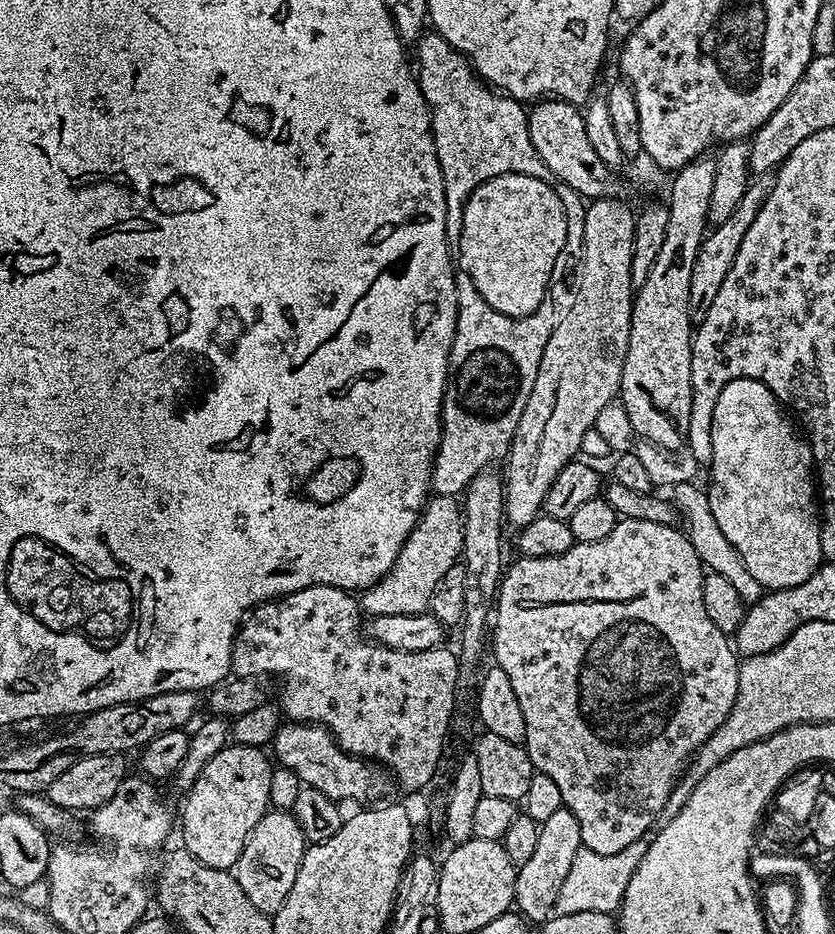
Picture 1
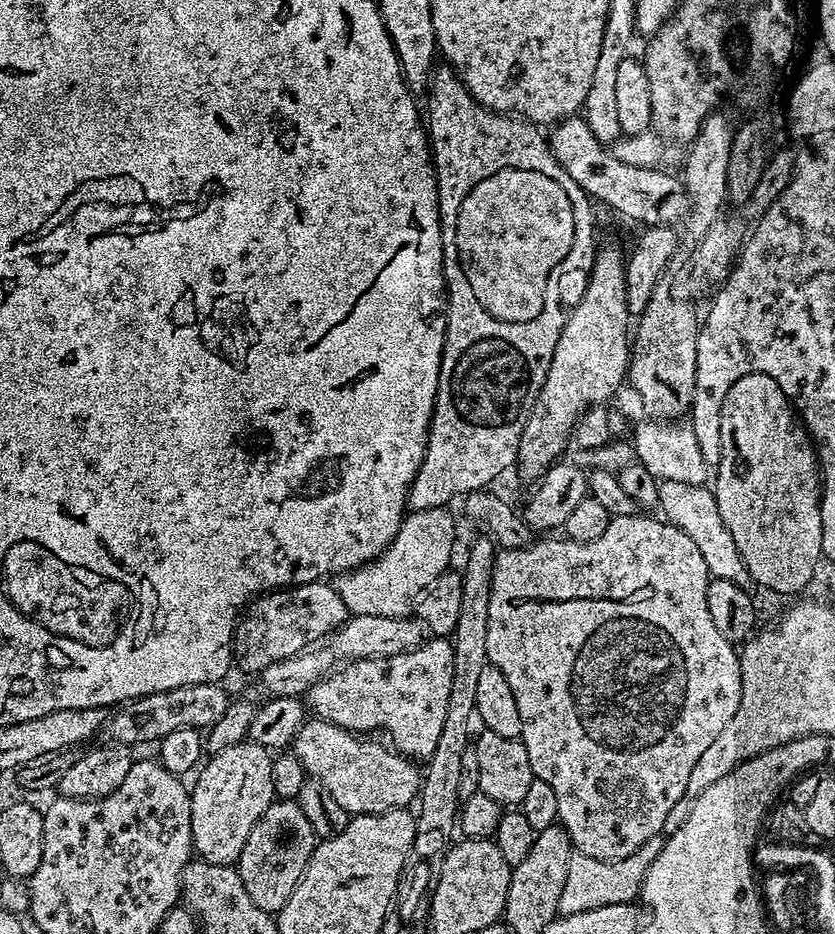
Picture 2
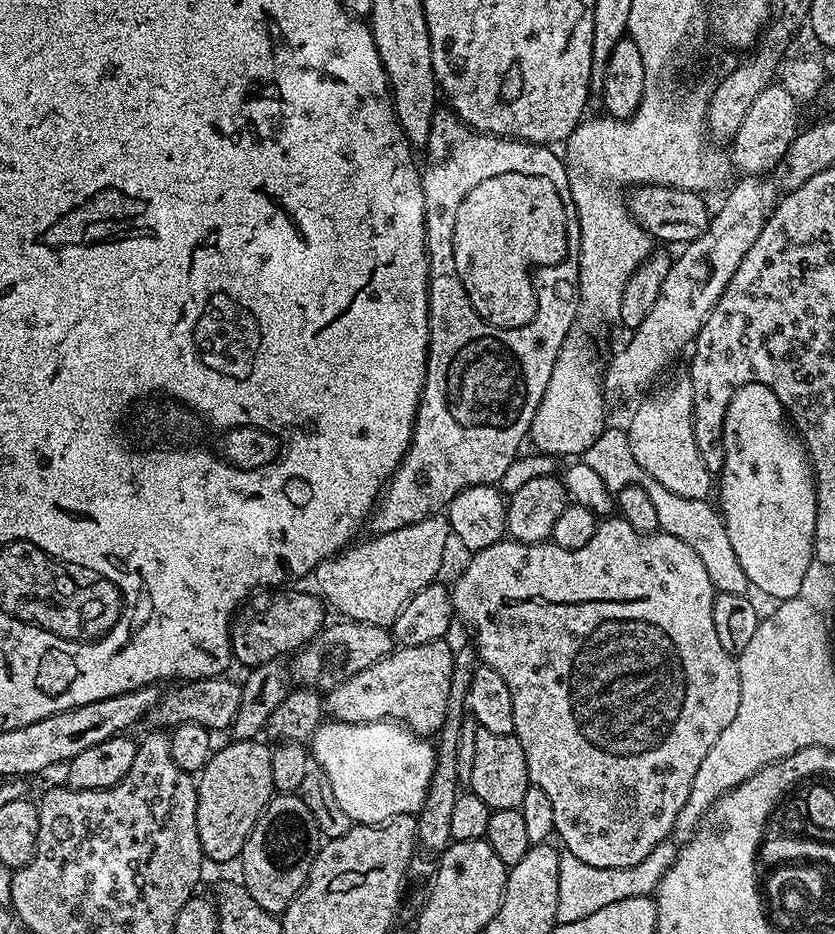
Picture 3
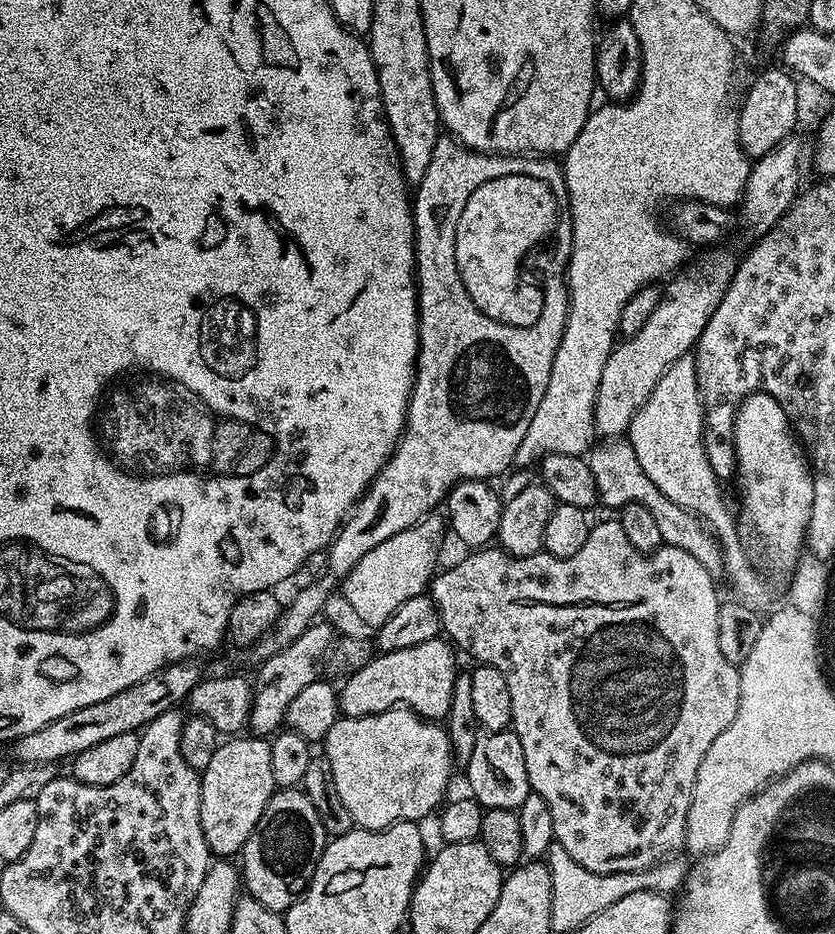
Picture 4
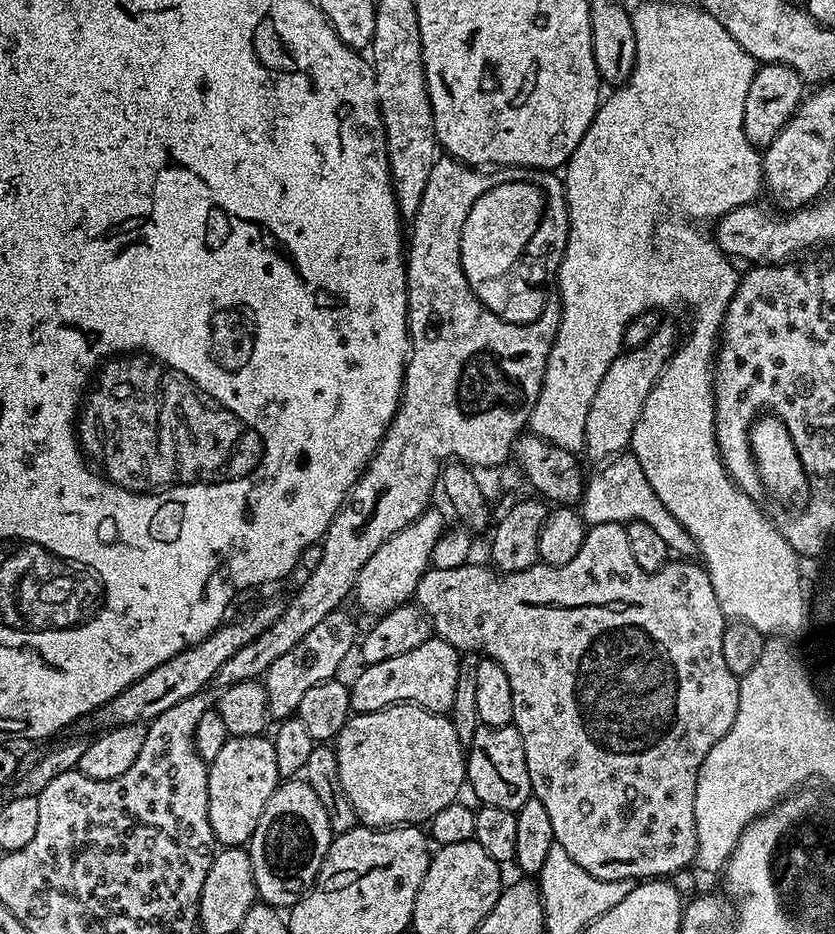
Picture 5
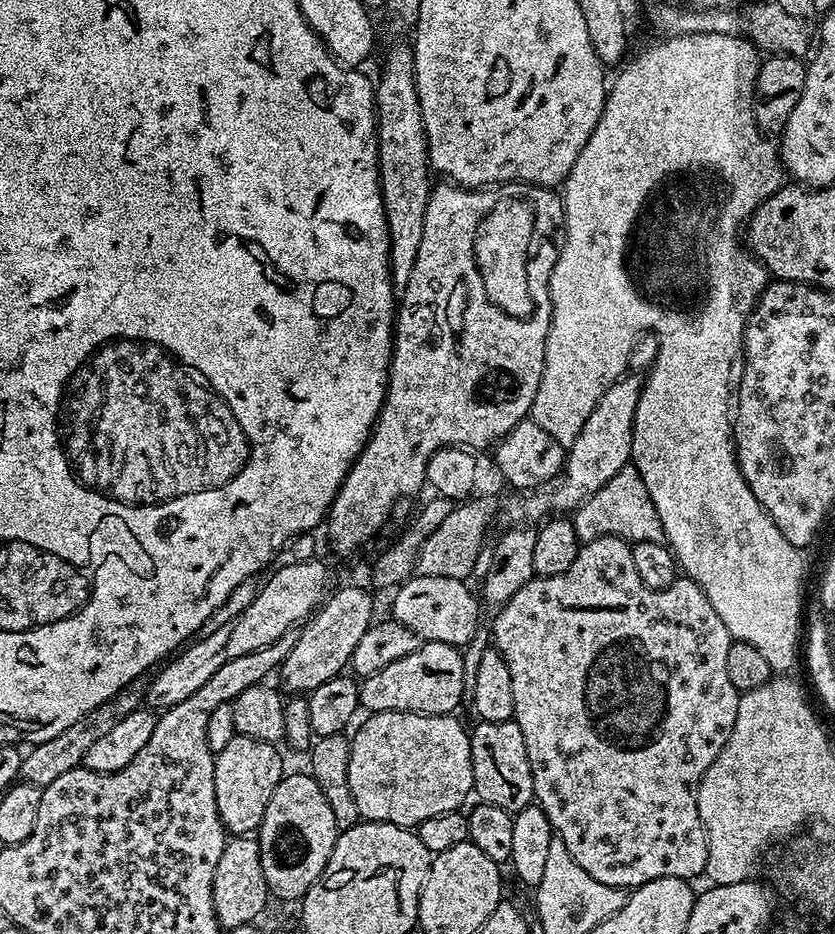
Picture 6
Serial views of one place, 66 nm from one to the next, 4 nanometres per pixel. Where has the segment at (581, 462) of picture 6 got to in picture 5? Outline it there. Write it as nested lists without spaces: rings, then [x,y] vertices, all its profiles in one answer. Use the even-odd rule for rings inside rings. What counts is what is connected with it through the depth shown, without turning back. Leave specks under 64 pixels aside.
[[[664,322],[644,345],[624,350],[617,355],[610,370],[606,370],[606,378],[602,378],[602,382],[598,382],[598,391],[594,393],[594,402],[590,402],[590,414],[586,414],[583,451],[588,452],[590,459],[607,462],[623,453],[631,445],[634,426],[642,414],[642,406],[646,406],[646,398],[650,394],[650,390],[656,385],[656,380],[662,374],[662,370],[668,364],[668,359],[672,357],[672,353],[676,351],[677,347],[678,336],[676,340],[675,326]]]

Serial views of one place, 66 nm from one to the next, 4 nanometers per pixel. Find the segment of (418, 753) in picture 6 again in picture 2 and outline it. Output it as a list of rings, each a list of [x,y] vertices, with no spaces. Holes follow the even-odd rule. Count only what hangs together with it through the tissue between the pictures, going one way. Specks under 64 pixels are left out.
[[[319,718],[305,719],[300,733],[292,739],[290,751],[302,762],[305,773],[311,779],[322,782],[326,790],[350,814],[361,816],[375,816],[377,812],[389,812],[392,808],[408,808],[417,799],[421,789],[422,772],[419,767],[408,757],[400,755],[387,743],[379,744],[379,739],[365,738],[355,732],[347,732],[342,726],[338,726],[329,720]]]

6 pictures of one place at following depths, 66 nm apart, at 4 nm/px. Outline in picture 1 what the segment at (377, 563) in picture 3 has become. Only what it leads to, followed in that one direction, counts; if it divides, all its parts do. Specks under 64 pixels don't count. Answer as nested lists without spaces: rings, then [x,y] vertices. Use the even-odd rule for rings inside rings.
[[[433,495],[420,514],[420,521],[409,534],[394,566],[373,588],[365,588],[359,597],[361,609],[369,617],[382,614],[418,614],[429,611],[438,582],[446,570],[461,559],[464,550],[462,504],[455,496]]]

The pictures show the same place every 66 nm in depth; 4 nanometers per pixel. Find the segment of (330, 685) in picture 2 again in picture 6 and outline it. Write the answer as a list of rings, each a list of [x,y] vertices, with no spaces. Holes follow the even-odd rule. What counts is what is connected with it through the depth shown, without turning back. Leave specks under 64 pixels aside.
[[[437,640],[421,643],[413,652],[404,652],[384,662],[373,676],[359,681],[360,708],[374,712],[422,712],[429,716],[447,716],[455,713],[460,700],[465,699],[463,688],[463,651],[455,644],[443,644]]]

